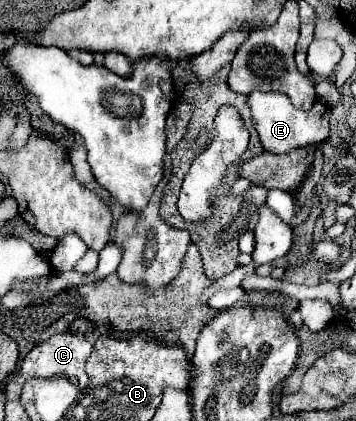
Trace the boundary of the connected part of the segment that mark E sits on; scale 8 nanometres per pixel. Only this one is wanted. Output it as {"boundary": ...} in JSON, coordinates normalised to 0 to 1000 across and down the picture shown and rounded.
{"boundary":[[[708,216],[697,226],[697,254],[708,264],[708,287],[713,287],[713,302],[730,321],[730,340],[742,344],[747,359],[775,363],[775,368],[809,363],[831,349],[899,344],[927,316],[927,264],[899,240],[888,240],[865,264],[854,264],[854,259],[826,254],[815,245],[815,235],[792,221]]]}

